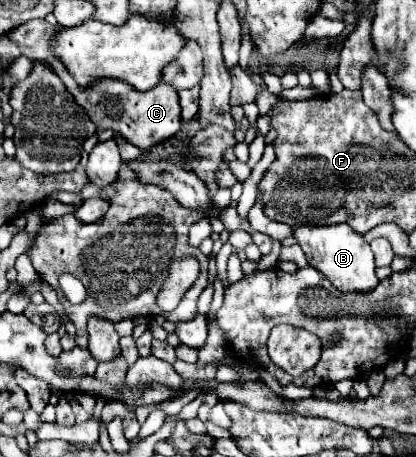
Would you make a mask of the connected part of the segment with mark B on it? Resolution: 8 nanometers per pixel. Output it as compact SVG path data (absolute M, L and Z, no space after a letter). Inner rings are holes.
M330 225L330 227L294 227L294 237L298 245L304 249L308 257L308 265L318 269L338 291L342 293L362 293L372 291L378 285L378 277L374 273L374 255L370 245L362 235L356 235L350 225Z

